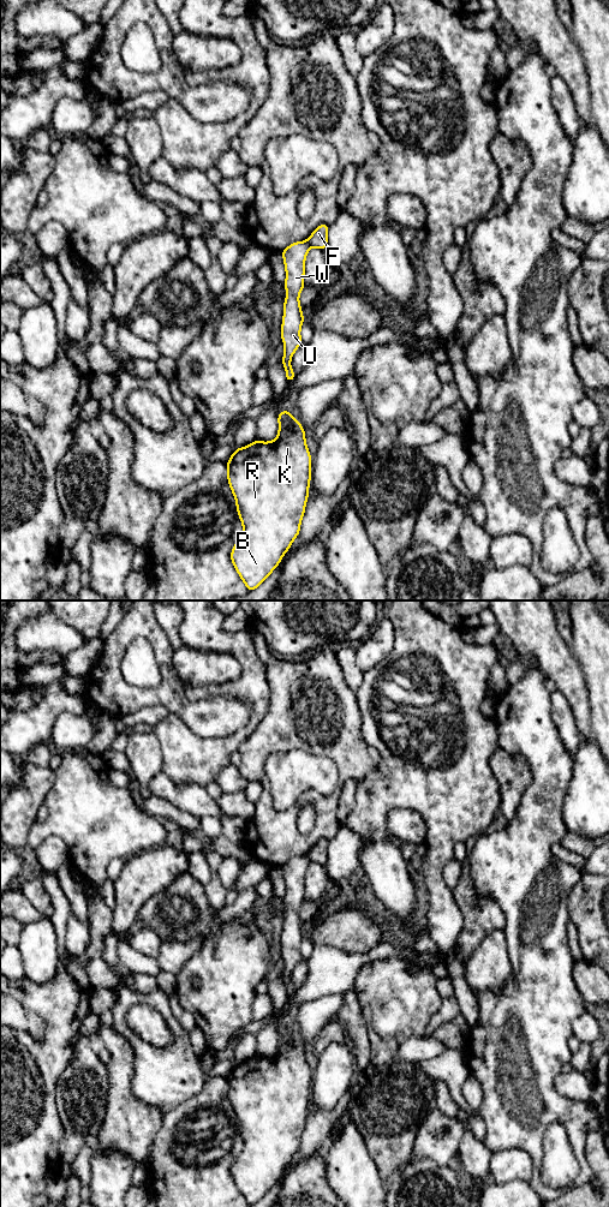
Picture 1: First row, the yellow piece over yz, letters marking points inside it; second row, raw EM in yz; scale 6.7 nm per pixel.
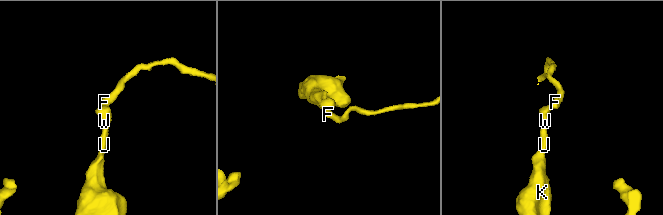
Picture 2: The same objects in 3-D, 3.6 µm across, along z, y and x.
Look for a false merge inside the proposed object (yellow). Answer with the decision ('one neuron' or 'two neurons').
two neurons

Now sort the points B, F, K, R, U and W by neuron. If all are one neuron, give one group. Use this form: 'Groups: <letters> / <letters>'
Groups: B K R U W / F

